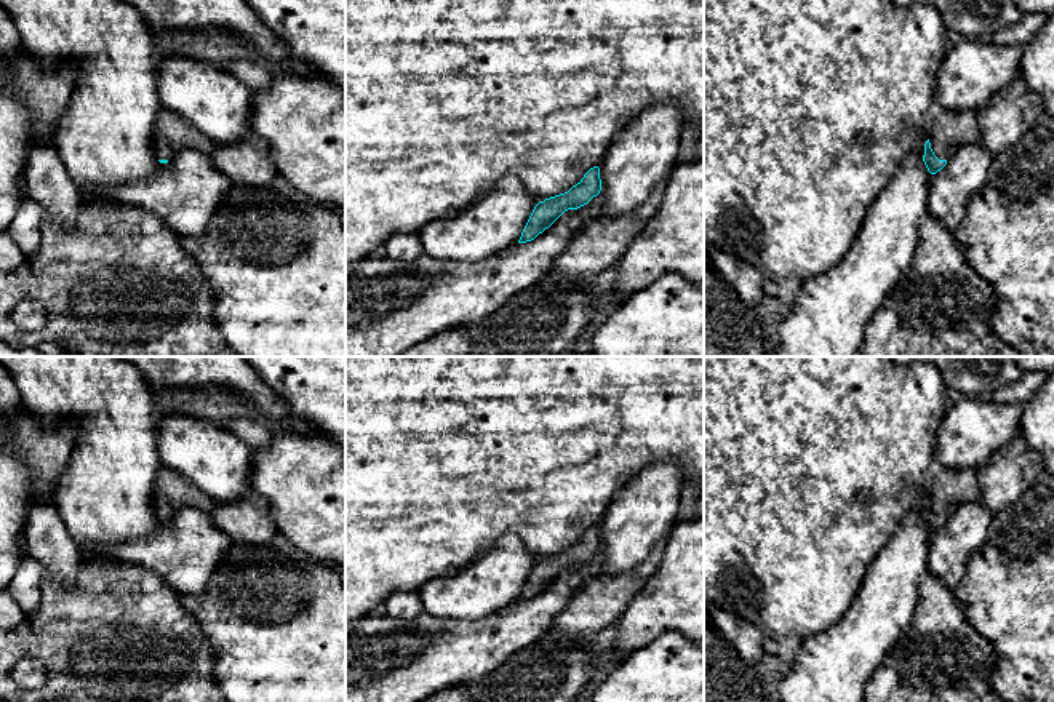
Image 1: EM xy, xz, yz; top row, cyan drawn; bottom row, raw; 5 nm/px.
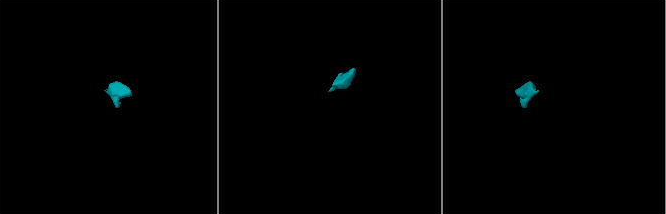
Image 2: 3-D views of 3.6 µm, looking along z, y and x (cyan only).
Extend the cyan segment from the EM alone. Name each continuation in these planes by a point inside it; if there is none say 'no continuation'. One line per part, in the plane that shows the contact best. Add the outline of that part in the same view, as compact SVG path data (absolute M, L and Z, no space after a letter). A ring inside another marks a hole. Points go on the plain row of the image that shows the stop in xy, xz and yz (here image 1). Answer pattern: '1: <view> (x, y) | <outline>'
1: yz (949, 488) | M934 467L926 485L931 507L939 518L948 518L966 502L982 496L977 470Z

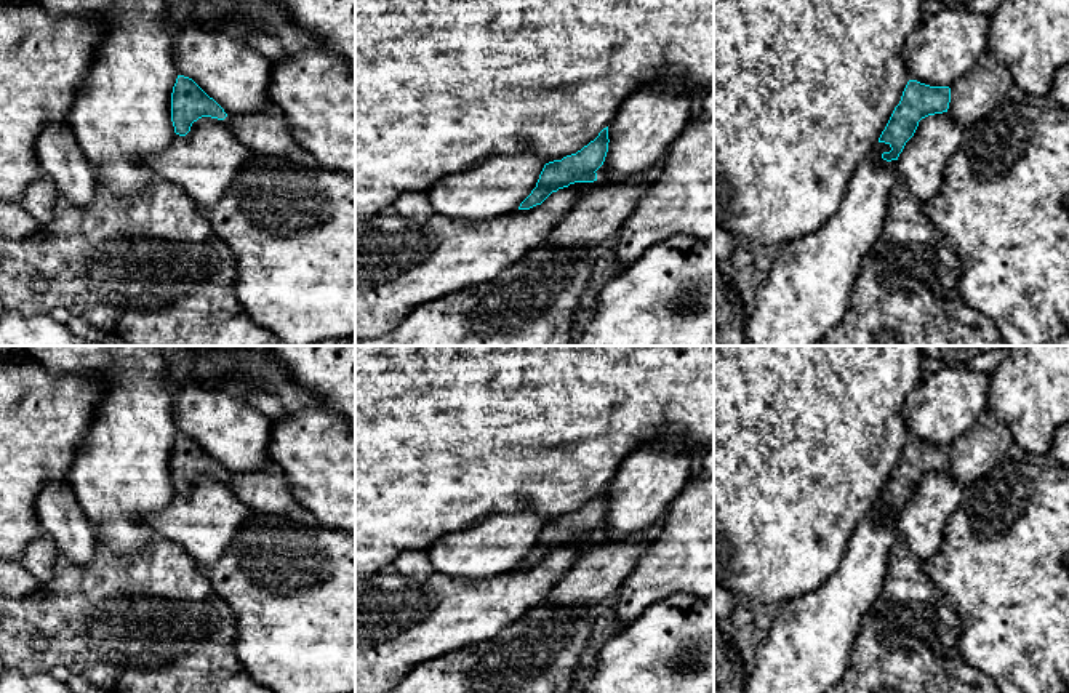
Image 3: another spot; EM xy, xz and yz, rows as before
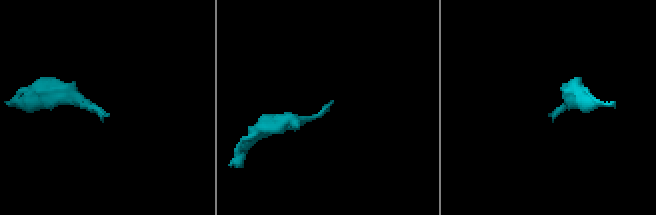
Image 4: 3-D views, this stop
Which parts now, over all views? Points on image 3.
no continuation

